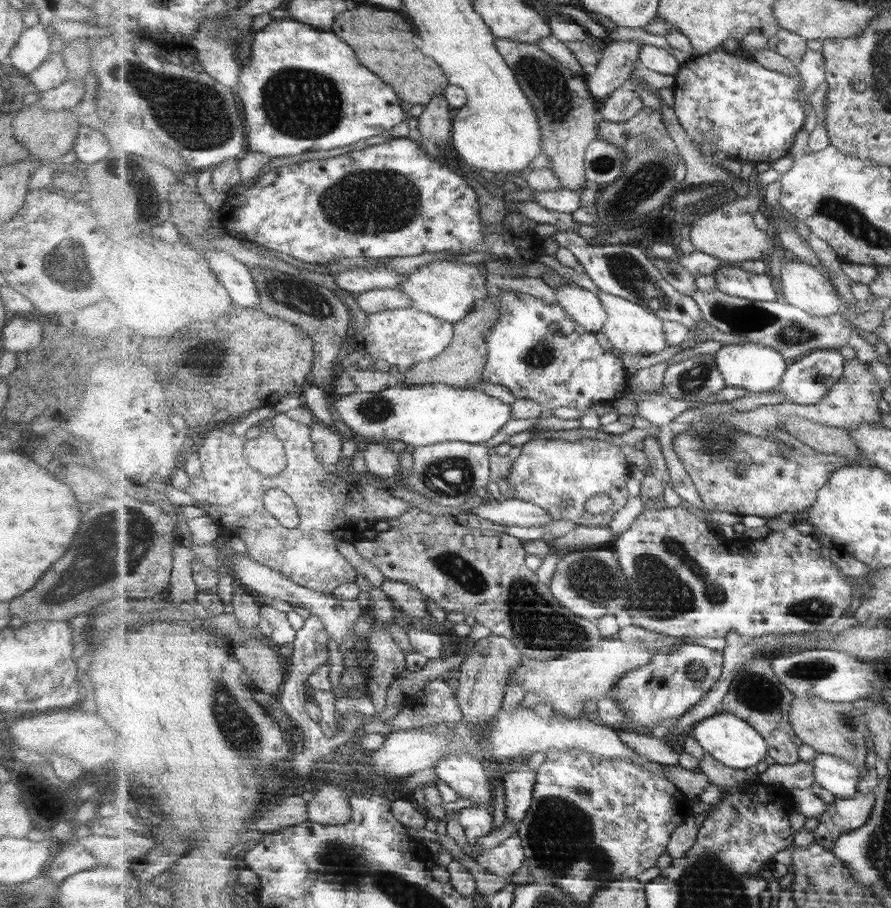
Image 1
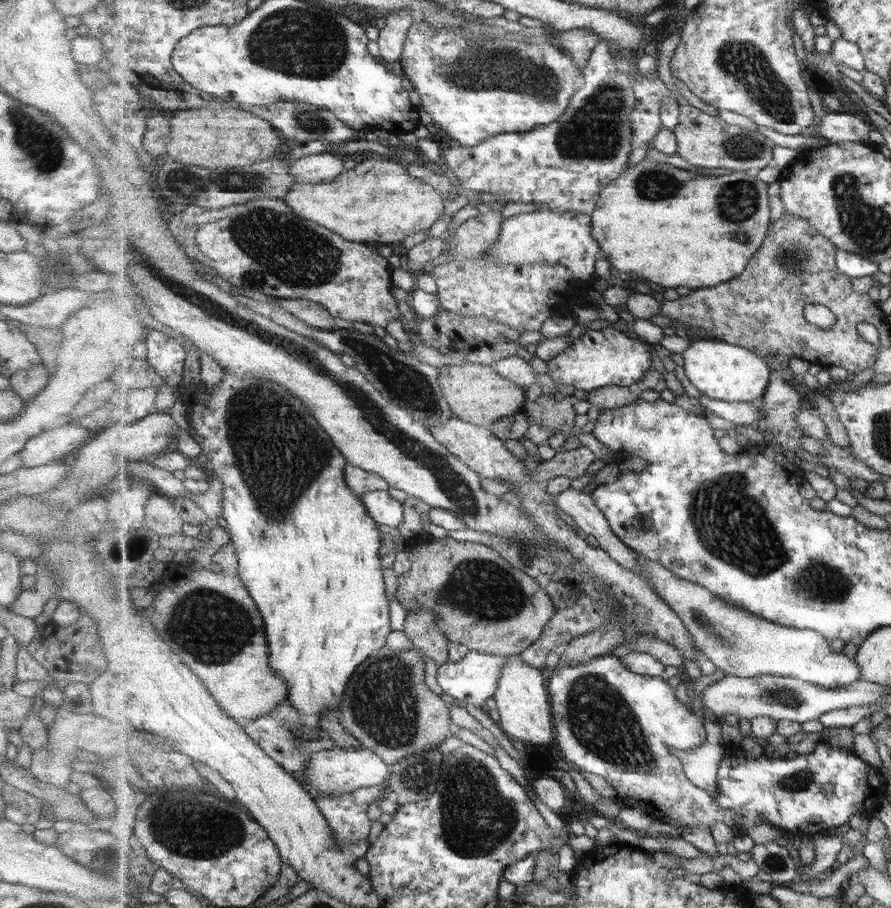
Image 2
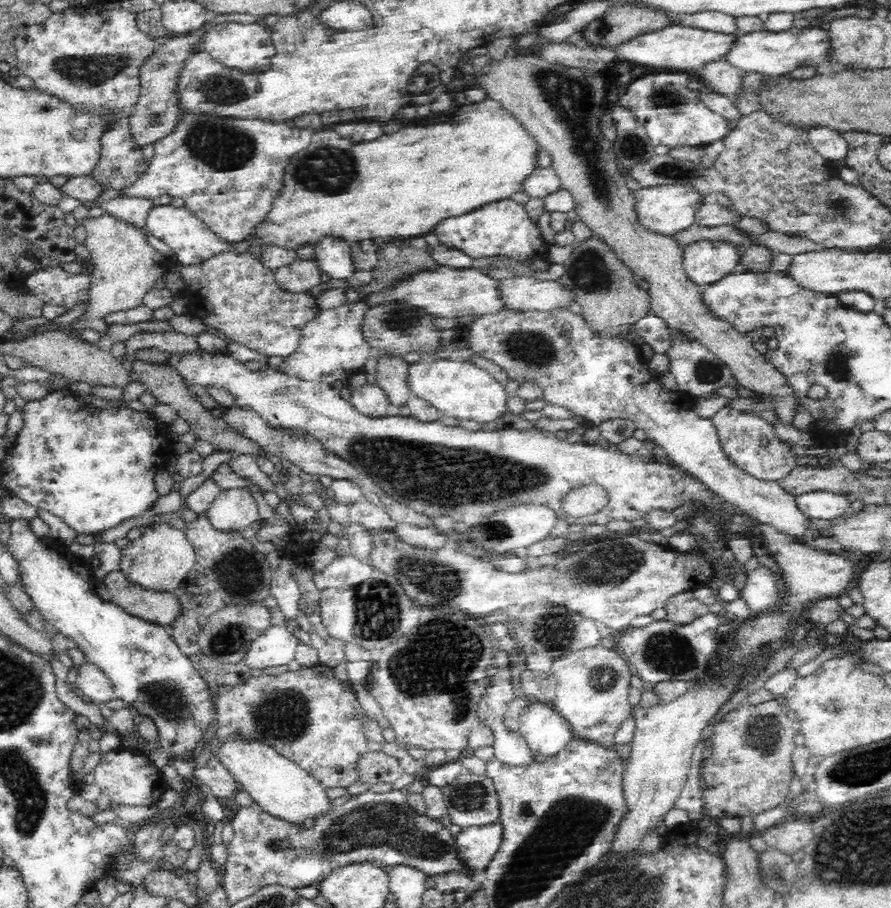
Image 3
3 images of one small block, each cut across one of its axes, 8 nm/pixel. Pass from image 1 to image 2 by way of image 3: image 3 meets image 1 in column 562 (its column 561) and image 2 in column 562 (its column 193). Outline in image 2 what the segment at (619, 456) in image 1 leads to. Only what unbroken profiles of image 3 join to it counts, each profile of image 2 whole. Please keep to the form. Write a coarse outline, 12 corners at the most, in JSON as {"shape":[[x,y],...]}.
{"shape":[[608,325],[549,361],[556,385],[636,387],[647,342]]}

